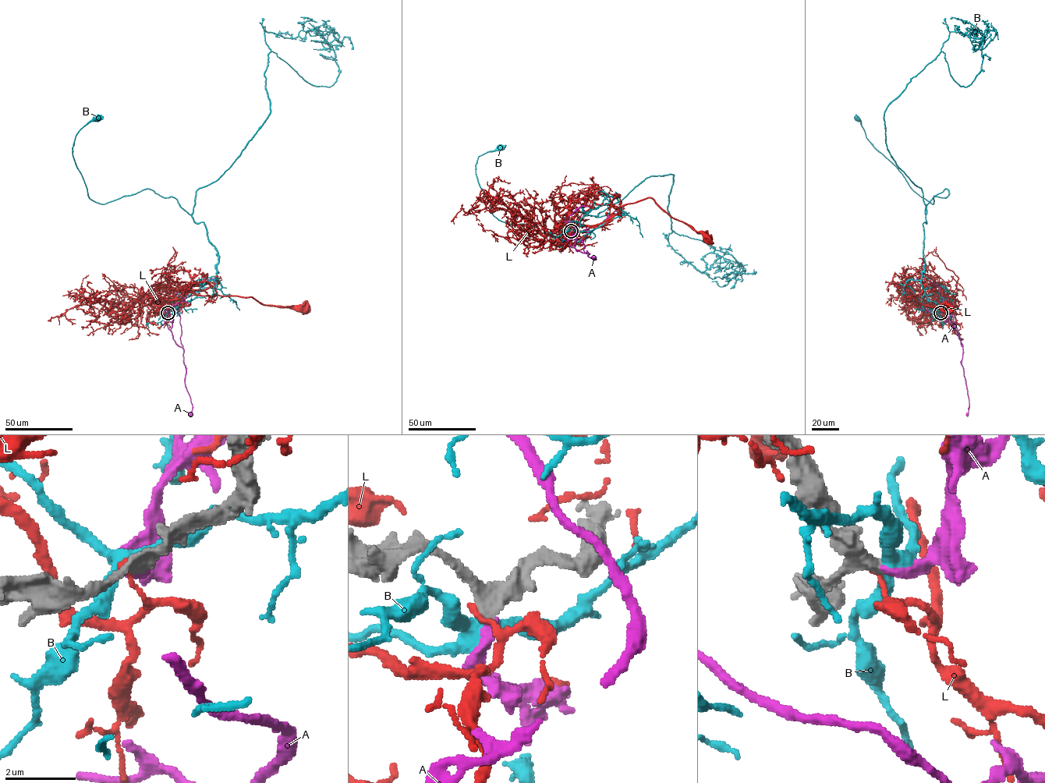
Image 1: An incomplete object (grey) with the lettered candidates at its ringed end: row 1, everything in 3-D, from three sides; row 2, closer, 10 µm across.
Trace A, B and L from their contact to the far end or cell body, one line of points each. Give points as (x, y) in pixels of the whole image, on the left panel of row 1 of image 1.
A: (168, 313), (169, 306), (172, 338), (183, 349), (185, 384), (192, 405), (189, 416)
B: (167, 313), (217, 279), (217, 249), (171, 196), (89, 197), (72, 147), (96, 118)
L: (167, 313), (151, 297), (157, 289), (206, 284), (221, 296), (305, 307)

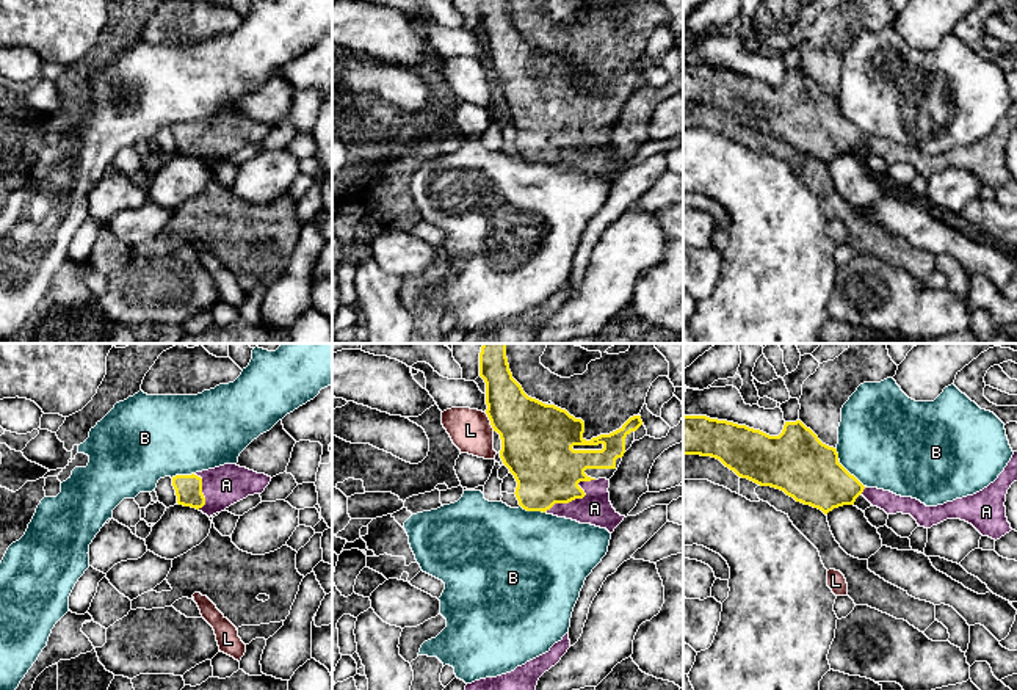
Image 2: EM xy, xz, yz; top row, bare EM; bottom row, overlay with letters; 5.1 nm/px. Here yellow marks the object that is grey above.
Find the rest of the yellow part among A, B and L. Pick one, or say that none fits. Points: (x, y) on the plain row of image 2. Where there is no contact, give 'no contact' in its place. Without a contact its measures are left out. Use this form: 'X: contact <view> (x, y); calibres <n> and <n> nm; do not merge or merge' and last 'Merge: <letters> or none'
A: contact xz (577, 146); calibres 340 and 170 nm; merge
B: contact yz (850, 123); calibres 320 and 480 nm; do not merge
L: contact xz (491, 71); calibres 360 and 220 nm; do not merge
Merge: A

